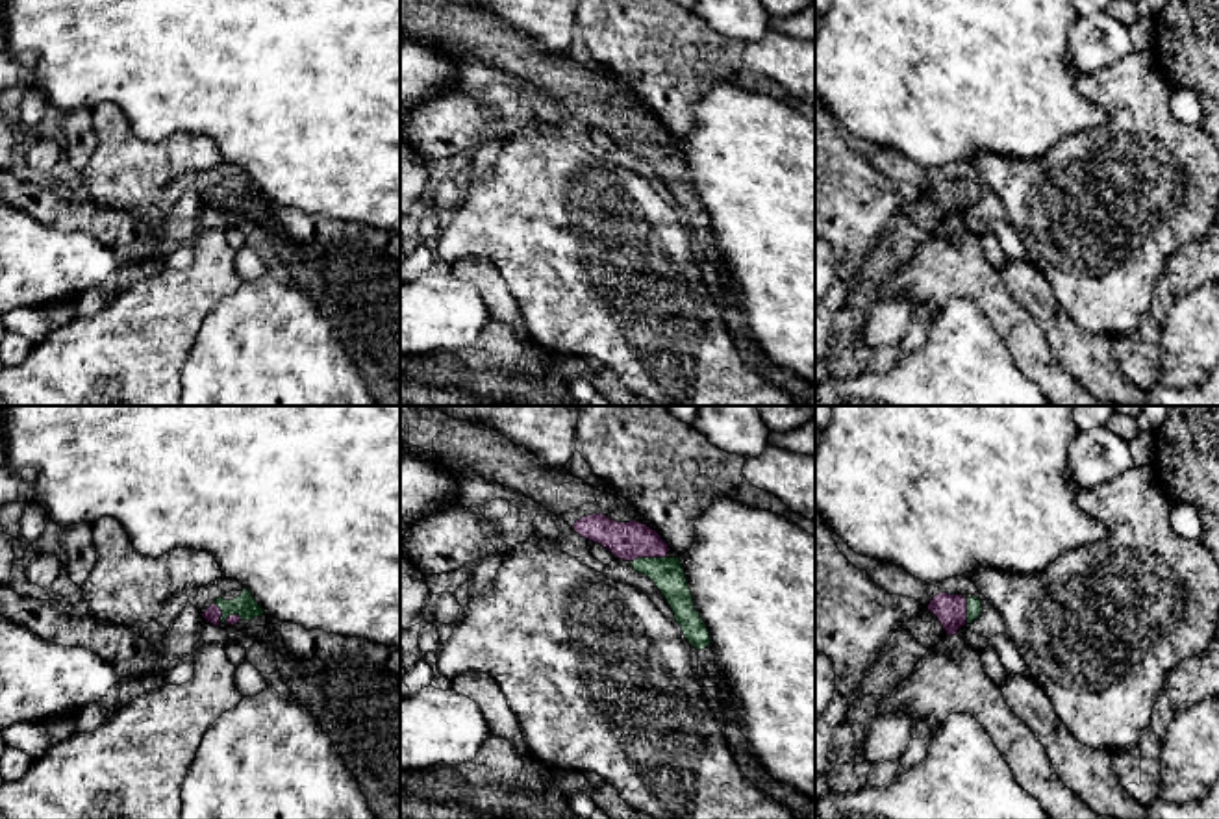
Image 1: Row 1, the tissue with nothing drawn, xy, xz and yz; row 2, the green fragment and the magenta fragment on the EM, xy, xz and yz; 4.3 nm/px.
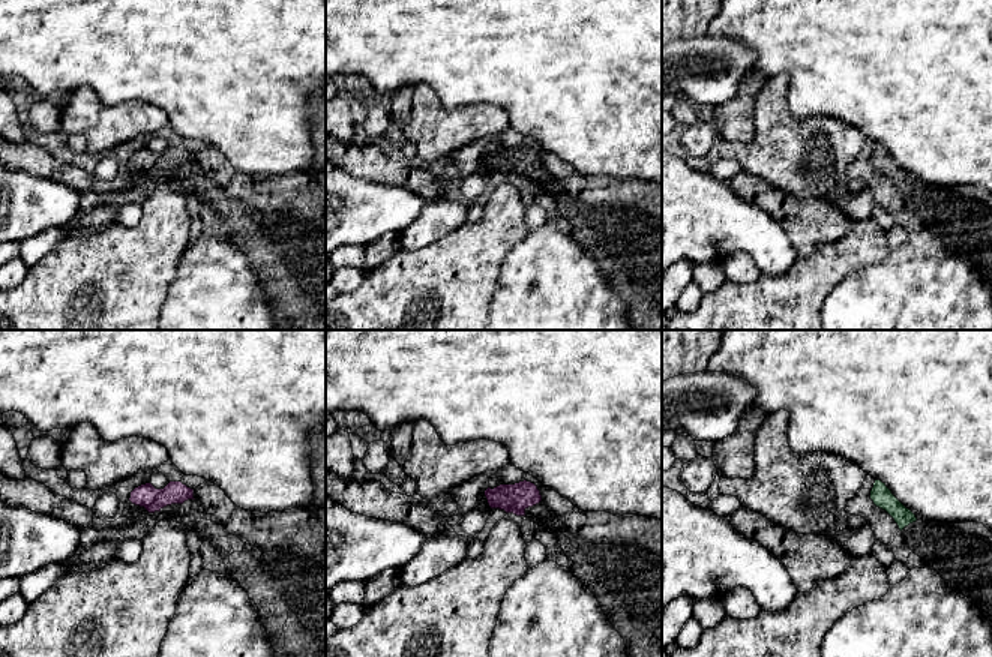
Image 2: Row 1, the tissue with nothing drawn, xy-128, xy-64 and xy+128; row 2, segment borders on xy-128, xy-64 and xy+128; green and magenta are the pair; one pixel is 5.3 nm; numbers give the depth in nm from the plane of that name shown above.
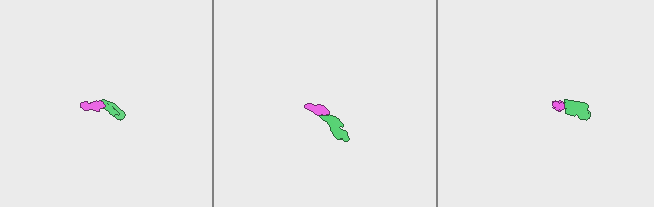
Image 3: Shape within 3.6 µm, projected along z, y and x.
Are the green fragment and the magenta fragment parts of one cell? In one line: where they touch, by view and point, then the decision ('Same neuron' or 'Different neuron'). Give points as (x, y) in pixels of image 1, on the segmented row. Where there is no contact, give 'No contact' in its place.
Touches green at xy (223, 623). Same neuron

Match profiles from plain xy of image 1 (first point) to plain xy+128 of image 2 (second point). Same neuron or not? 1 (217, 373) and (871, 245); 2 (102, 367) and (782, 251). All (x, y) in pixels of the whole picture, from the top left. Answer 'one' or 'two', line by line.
1: two
2: two

